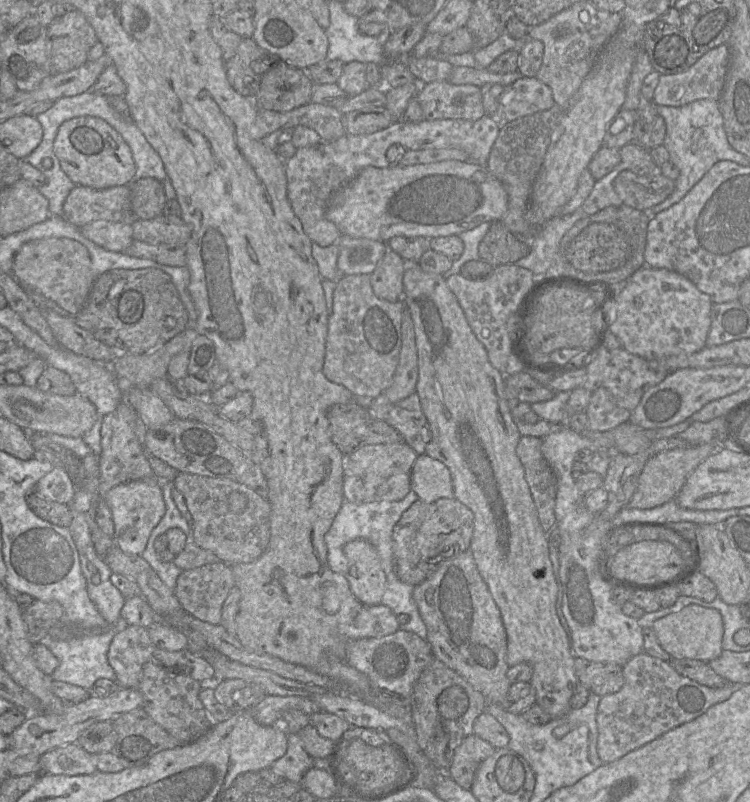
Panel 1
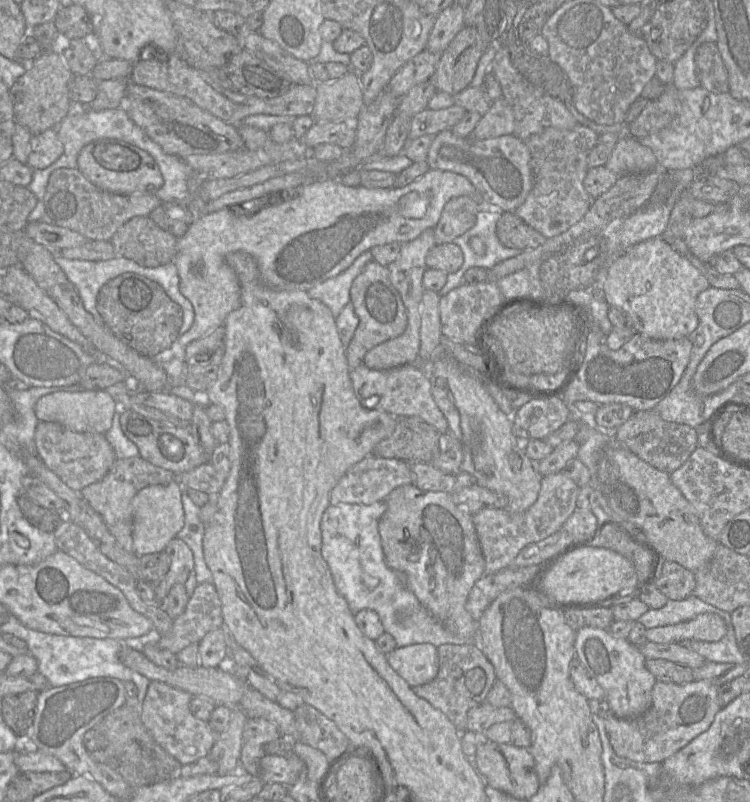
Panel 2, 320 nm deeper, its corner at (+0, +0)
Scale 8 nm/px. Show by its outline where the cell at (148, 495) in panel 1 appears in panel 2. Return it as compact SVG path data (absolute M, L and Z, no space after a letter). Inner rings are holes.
M174 480L166 485L152 485L141 489L132 499L133 552L138 556L164 551L184 525L181 501L183 487Z

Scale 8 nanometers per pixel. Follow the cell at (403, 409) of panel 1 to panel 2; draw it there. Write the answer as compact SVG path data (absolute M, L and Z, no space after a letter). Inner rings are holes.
M362 363L350 370L350 378L354 393L364 408L384 411L394 417L416 416L433 426L441 434L449 431L448 422L431 394L429 374L420 369L418 364L375 370Z

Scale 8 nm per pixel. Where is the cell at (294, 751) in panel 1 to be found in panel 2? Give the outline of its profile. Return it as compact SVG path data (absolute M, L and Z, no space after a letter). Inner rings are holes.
M263 718L247 719L243 729L239 765L252 776L260 774L260 760L266 755L264 745L281 737L277 726Z

